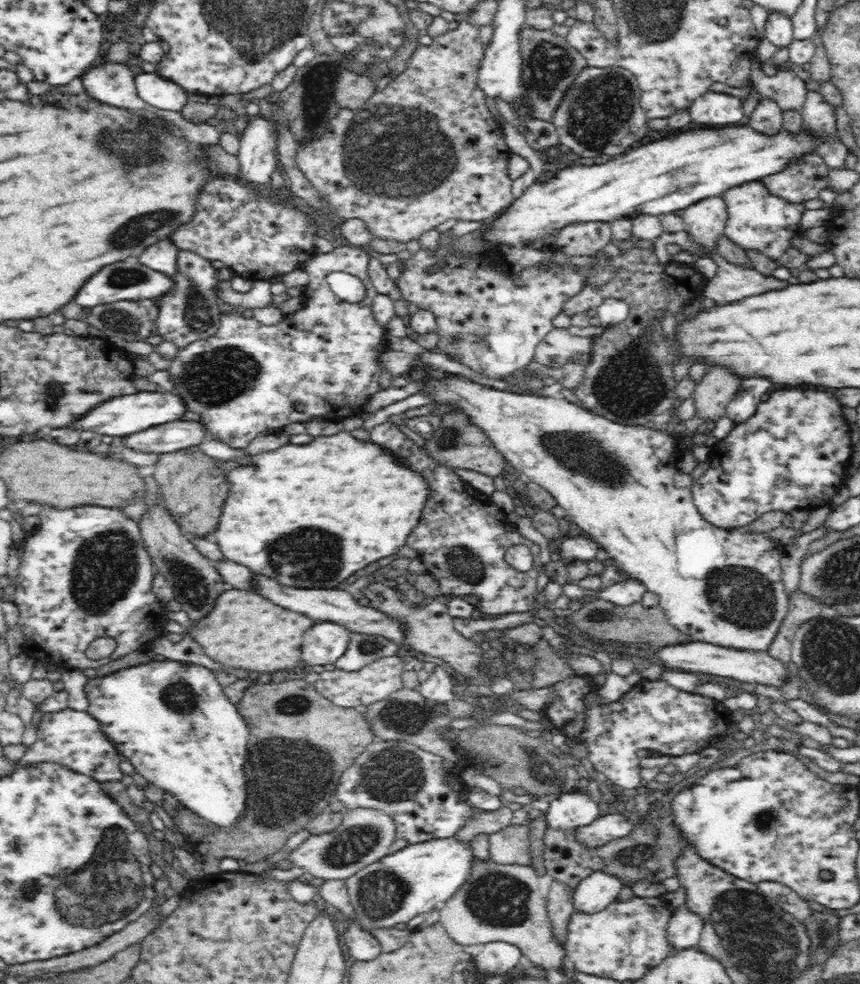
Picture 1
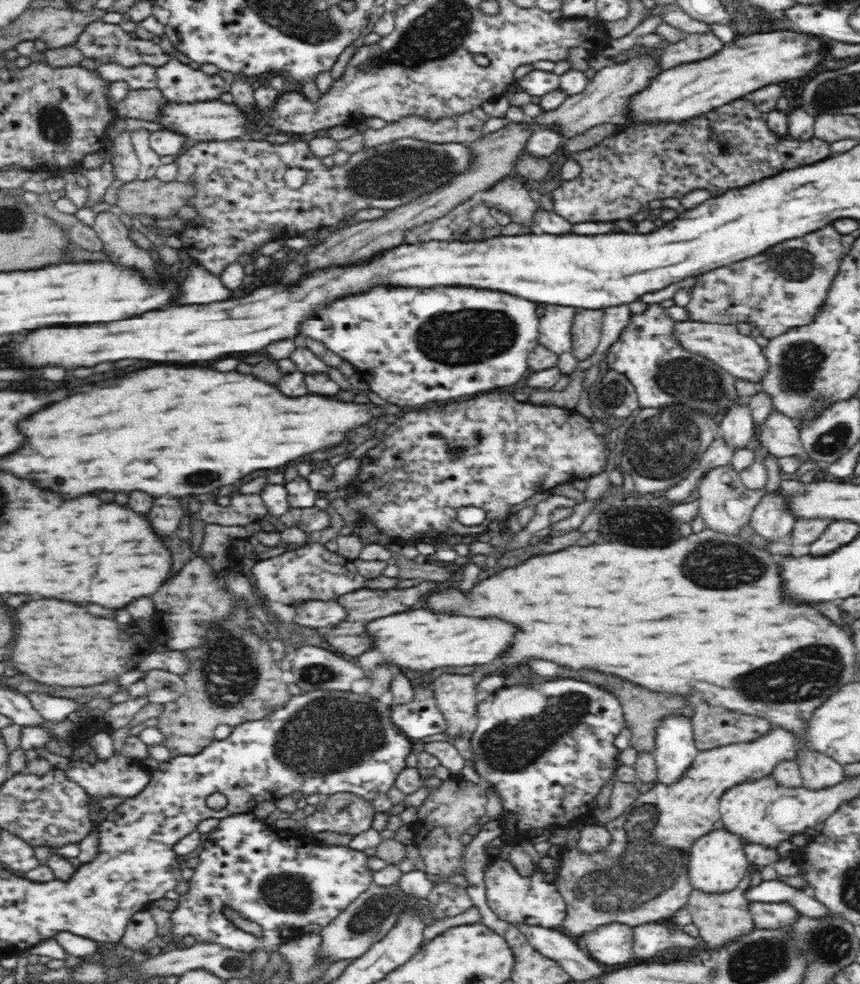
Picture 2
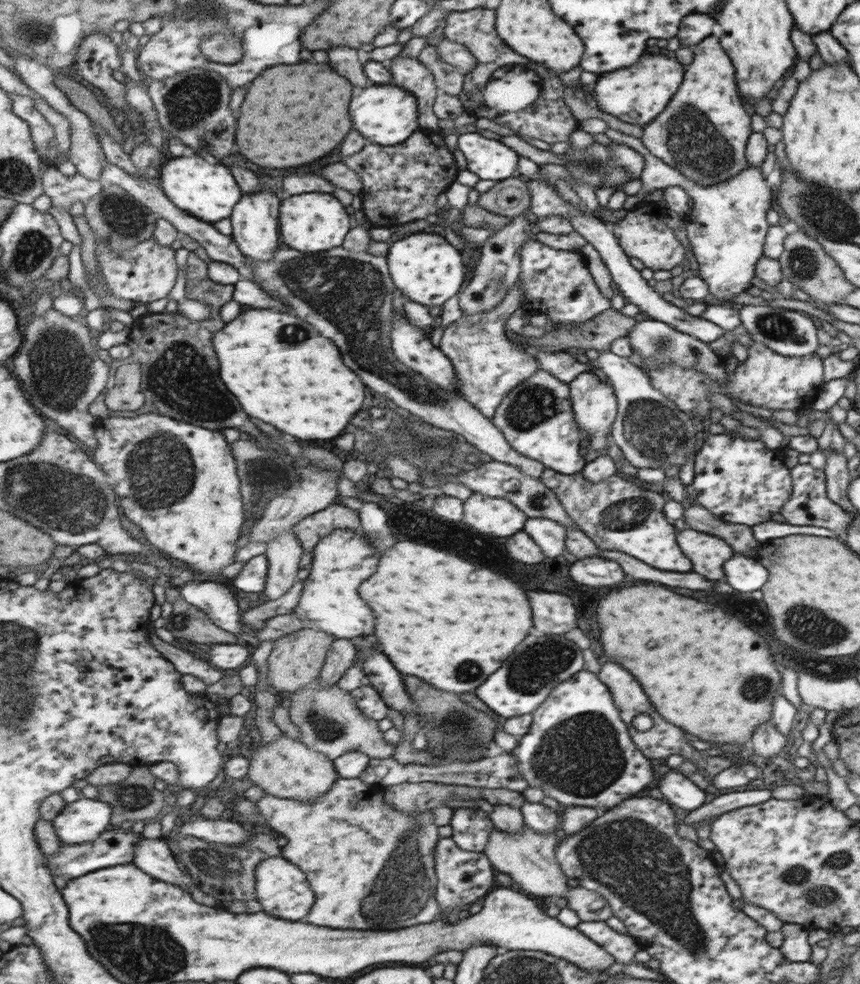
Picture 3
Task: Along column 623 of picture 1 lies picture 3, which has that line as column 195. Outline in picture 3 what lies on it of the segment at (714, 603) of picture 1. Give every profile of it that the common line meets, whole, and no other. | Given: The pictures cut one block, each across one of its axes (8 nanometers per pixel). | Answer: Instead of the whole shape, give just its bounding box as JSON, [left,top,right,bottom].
[94,414,246,576]

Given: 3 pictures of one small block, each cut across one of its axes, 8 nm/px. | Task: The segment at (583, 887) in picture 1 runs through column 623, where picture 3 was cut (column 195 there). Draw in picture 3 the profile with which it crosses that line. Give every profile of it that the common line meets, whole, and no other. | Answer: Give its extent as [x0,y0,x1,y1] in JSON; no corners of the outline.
[135,838,196,892]

